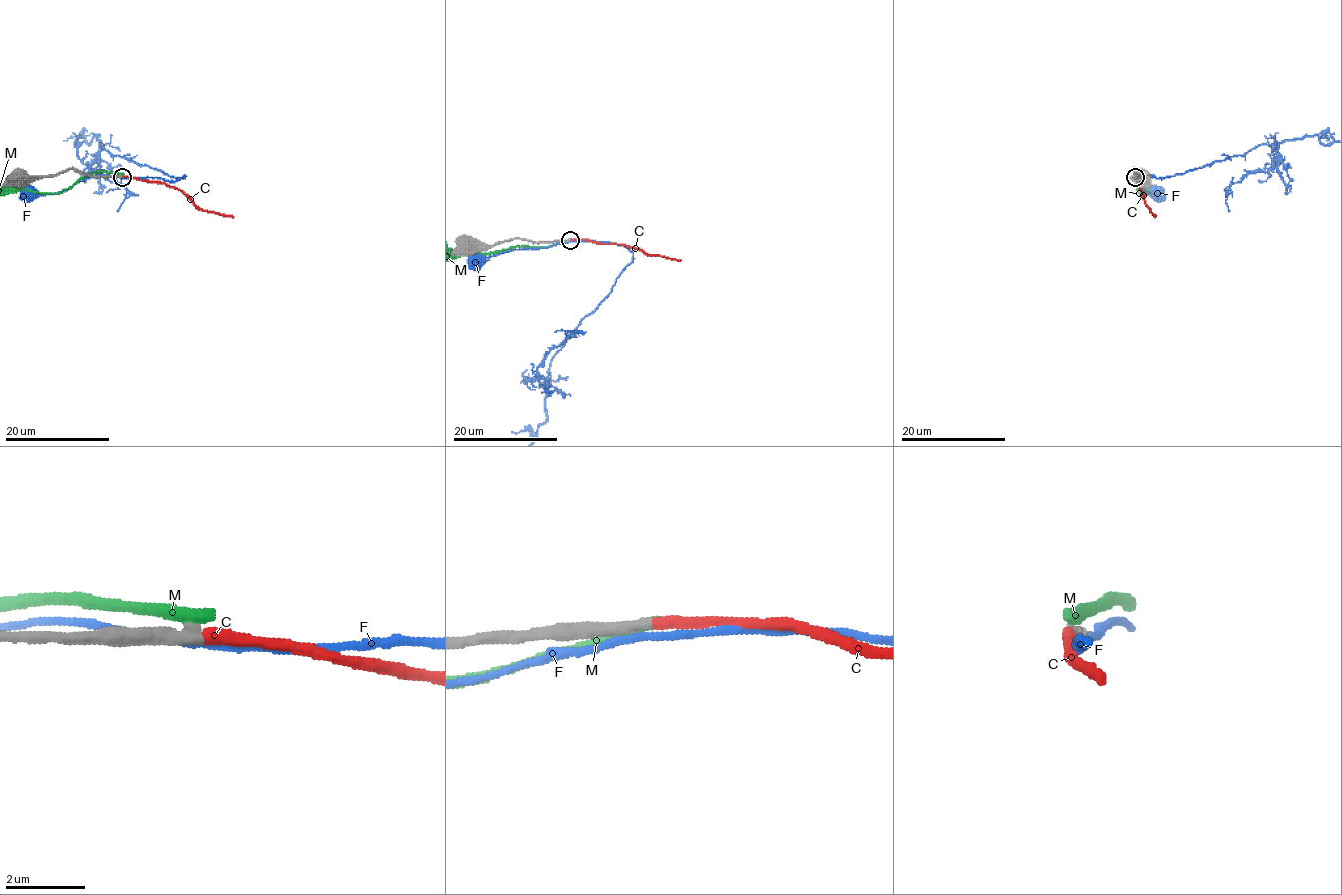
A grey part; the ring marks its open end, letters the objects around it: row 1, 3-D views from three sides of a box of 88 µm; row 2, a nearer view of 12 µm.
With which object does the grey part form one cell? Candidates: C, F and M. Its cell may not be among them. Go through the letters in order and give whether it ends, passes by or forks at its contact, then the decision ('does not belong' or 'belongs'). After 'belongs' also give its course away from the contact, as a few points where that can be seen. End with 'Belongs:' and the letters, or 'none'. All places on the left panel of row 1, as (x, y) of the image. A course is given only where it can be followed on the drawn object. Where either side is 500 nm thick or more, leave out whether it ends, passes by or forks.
C: it ends there; belongs; it runs (122, 177), (174, 186), (200, 208), (233, 217)
F: it passes by; does not belong
M: it ends there; does not belong
Belongs: C

